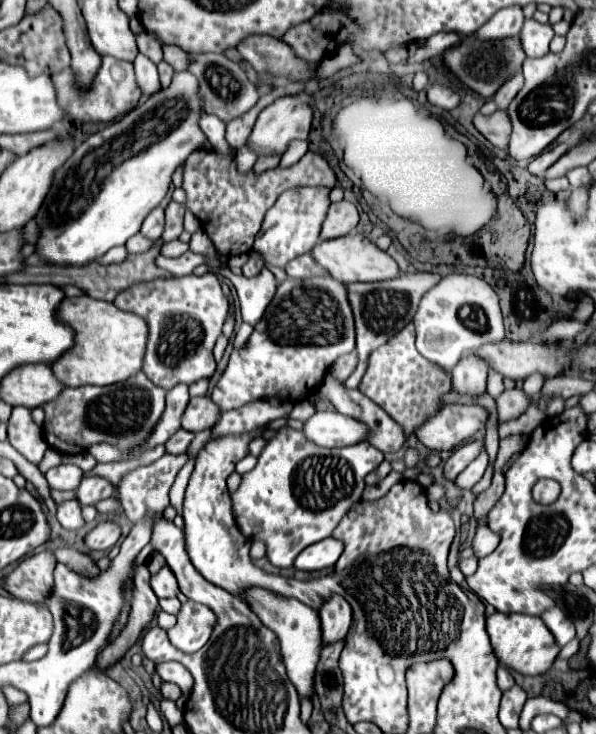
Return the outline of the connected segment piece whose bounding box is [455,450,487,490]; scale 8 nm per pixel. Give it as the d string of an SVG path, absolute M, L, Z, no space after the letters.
M483 450L455 480L455 486L461 488L461 490L467 490L467 488L473 488L481 478L483 478L483 472L487 468L487 452Z

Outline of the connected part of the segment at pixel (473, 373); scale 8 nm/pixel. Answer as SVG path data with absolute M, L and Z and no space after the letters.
M463 356L451 370L453 390L461 396L481 396L487 392L487 364L477 356Z

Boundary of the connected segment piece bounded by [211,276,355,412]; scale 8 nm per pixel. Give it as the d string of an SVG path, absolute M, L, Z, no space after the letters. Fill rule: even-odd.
M311 276L307 280L287 278L279 284L275 298L245 346L233 348L211 398L223 412L241 408L251 400L273 396L301 400L309 394L307 378L323 378L339 356L353 350L355 324L345 284L331 276ZM269 310L273 310L273 314Z

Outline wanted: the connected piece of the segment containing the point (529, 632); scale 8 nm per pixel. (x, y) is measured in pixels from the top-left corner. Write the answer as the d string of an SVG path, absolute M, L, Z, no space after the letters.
M495 612L487 618L487 632L491 638L493 652L497 660L511 670L517 670L519 674L525 676L539 676L545 674L555 658L559 656L559 646L555 644L555 638L551 636L549 628L543 624L539 616L529 616L529 614L503 614Z

